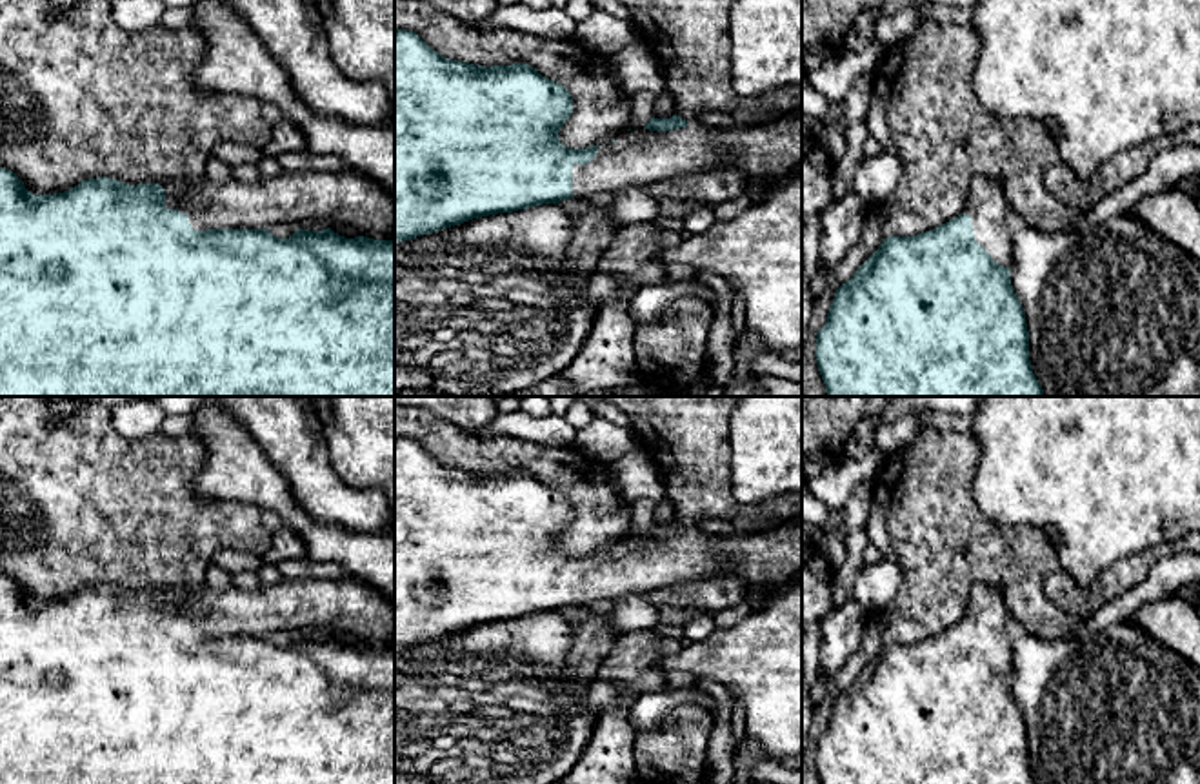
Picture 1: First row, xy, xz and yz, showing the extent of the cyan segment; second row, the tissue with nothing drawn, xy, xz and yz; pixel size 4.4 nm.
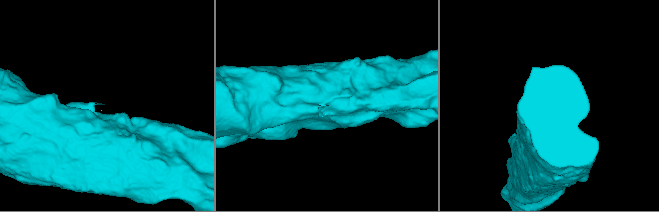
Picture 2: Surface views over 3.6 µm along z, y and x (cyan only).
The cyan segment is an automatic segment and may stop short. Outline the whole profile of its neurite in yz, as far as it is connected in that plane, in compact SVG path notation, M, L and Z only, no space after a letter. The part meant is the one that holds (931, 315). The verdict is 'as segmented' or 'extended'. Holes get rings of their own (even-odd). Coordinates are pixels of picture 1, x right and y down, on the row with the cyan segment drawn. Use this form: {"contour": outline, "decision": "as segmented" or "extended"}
{"contour": "M976 175L967 191L964 211L953 220L915 236L887 236L878 249L842 284L833 298L825 326L816 333L816 364L827 397L1045 397L1029 360L1025 313L1011 286L1013 235L1007 226L1007 202L1000 184Z", "decision": "extended"}

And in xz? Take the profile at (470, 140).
{"contour": "M395 29L395 242L416 238L478 216L513 213L567 198L645 187L669 178L713 167L733 167L749 180L784 176L802 166L802 109L751 127L689 126L678 115L651 118L644 129L627 129L607 147L569 149L558 131L573 113L569 91L527 64L475 65L449 60L431 49L416 33Z", "decision": "extended"}

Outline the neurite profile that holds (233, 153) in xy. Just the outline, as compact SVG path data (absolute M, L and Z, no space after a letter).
M220 142L213 147L213 156L218 160L229 164L229 166L240 166L240 164L258 164L264 156L262 147L245 146L238 142Z

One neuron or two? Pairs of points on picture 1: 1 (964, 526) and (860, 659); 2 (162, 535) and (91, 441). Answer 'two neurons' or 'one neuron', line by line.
1: one neuron
2: one neuron

